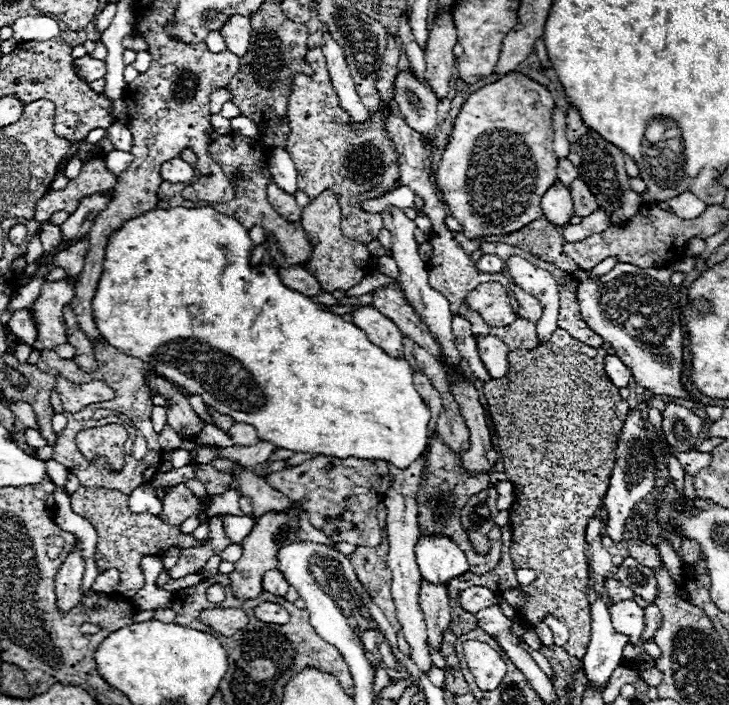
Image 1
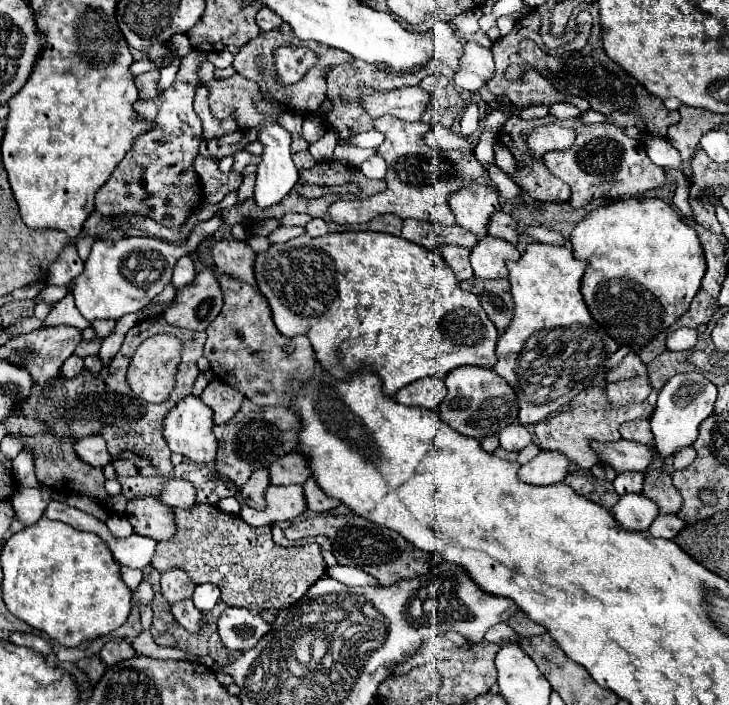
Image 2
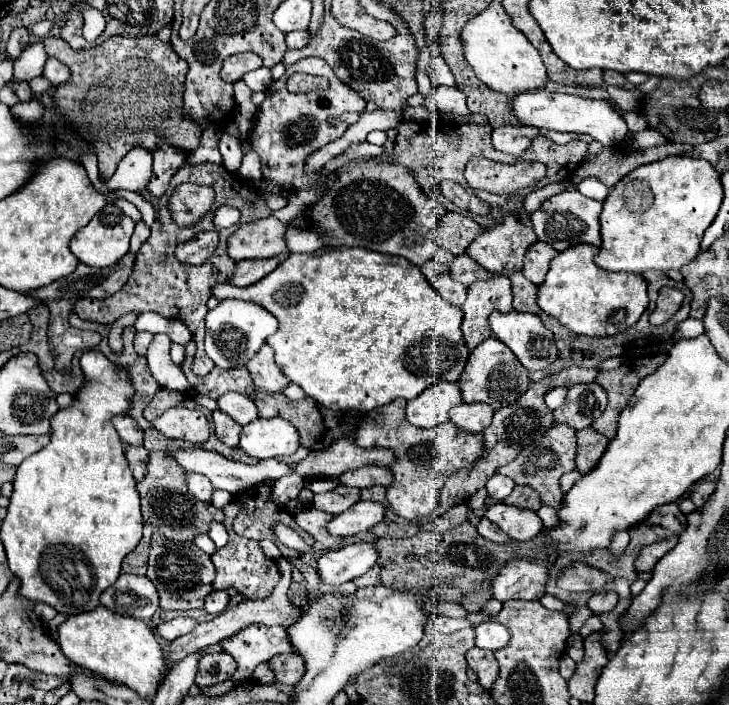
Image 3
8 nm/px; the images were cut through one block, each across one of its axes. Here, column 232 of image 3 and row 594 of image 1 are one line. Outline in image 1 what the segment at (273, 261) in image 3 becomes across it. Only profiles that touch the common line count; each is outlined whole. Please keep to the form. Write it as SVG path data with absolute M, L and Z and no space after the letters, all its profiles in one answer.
M274 568L274 570L266 572L266 576L262 578L262 588L264 588L266 592L270 592L270 594L284 596L284 594L288 592L290 584L288 584L288 582L286 582L286 578L282 576L282 572Z

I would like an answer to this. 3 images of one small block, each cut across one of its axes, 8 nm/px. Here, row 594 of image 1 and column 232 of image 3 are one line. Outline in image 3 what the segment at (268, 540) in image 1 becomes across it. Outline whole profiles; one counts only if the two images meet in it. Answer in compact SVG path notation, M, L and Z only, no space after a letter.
M274 216L242 224L228 240L228 254L236 262L248 258L270 258L278 254L290 254L284 234L286 224Z

